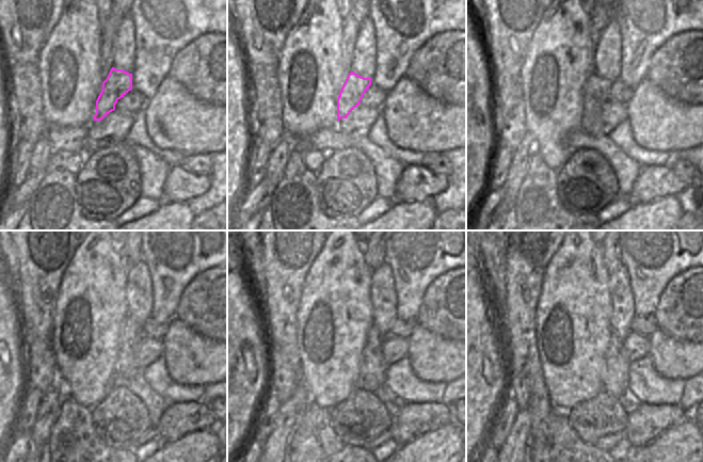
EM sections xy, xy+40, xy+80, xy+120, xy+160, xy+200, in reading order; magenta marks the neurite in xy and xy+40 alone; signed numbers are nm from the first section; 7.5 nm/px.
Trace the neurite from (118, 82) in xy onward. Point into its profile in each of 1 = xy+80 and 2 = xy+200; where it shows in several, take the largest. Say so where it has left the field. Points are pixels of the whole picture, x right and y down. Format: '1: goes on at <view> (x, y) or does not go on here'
1: goes on at xy+80 (595, 90)
2: goes on at xy+200 (616, 380)

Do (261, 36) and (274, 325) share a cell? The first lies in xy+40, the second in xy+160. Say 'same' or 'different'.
same

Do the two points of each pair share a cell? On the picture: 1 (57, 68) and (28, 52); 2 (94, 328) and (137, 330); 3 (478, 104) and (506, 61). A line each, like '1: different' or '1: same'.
1: different
2: different
3: different

